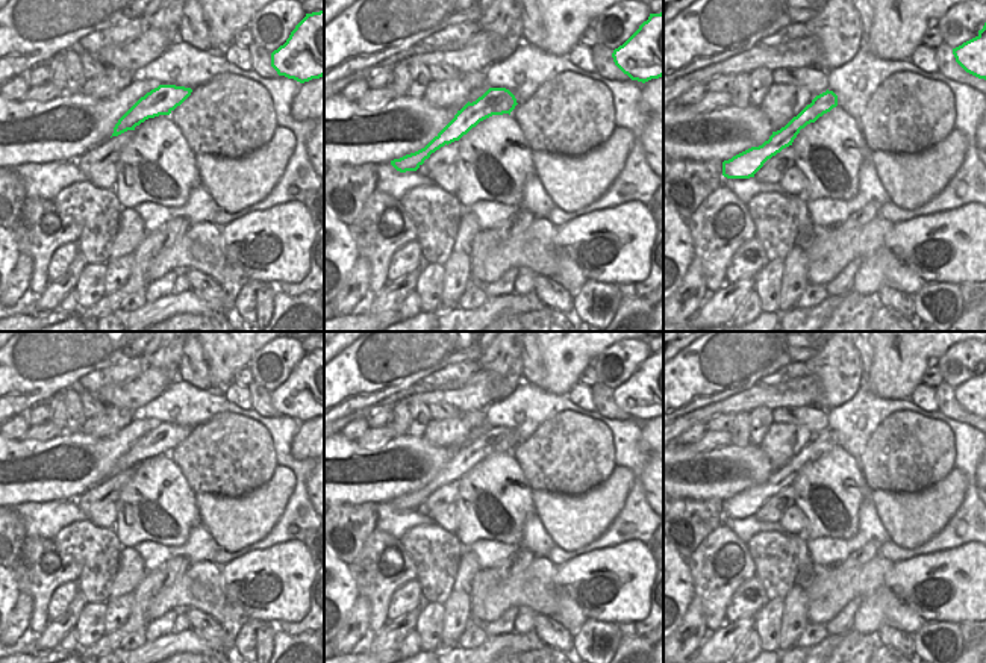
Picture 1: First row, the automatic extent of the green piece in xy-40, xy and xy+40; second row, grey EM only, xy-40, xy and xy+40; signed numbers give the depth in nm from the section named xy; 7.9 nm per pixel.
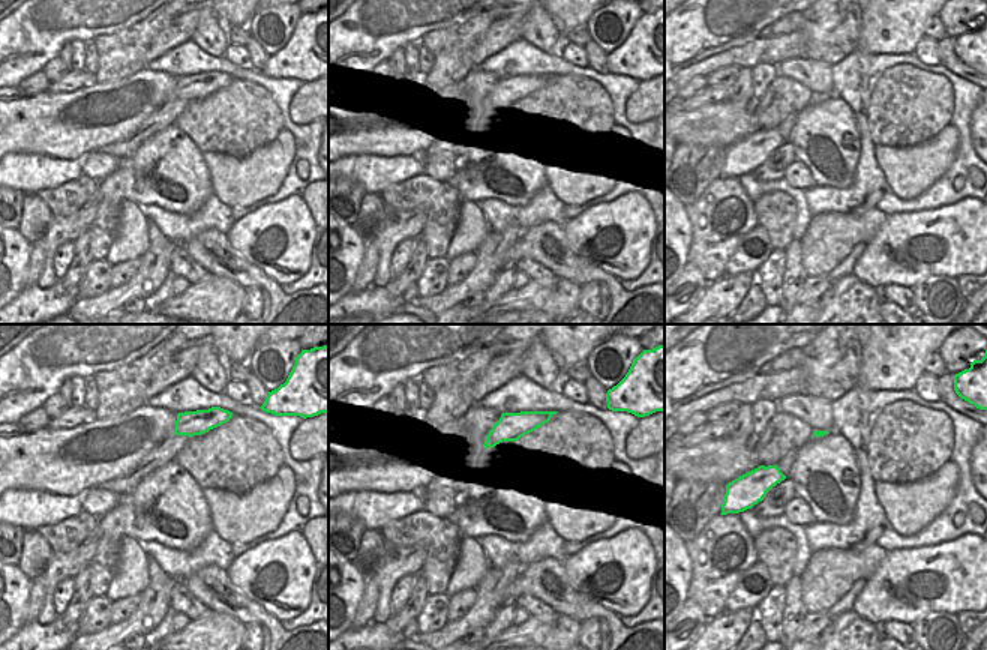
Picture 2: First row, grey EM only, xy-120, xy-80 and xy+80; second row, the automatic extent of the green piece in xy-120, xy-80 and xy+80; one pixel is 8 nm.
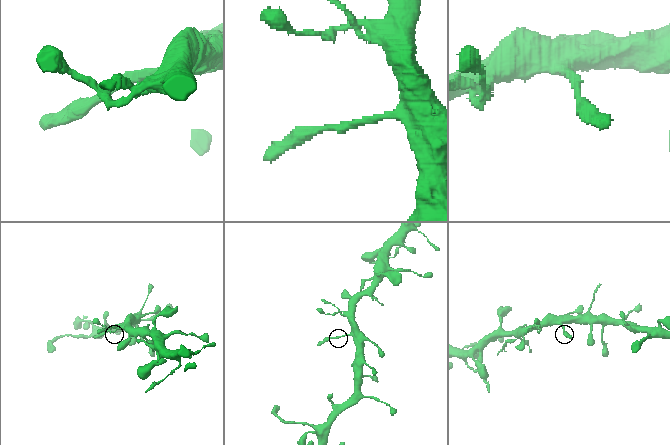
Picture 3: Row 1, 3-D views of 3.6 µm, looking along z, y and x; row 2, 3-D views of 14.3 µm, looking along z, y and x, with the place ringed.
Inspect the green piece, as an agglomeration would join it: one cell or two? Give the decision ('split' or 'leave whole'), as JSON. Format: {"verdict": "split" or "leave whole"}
{"verdict": "split"}

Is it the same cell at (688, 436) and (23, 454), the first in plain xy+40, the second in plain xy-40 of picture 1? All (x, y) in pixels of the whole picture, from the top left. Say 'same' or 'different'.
different

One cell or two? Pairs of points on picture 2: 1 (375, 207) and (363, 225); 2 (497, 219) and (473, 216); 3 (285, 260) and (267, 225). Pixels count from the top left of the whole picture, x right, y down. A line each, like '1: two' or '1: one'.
1: one
2: two
3: one

